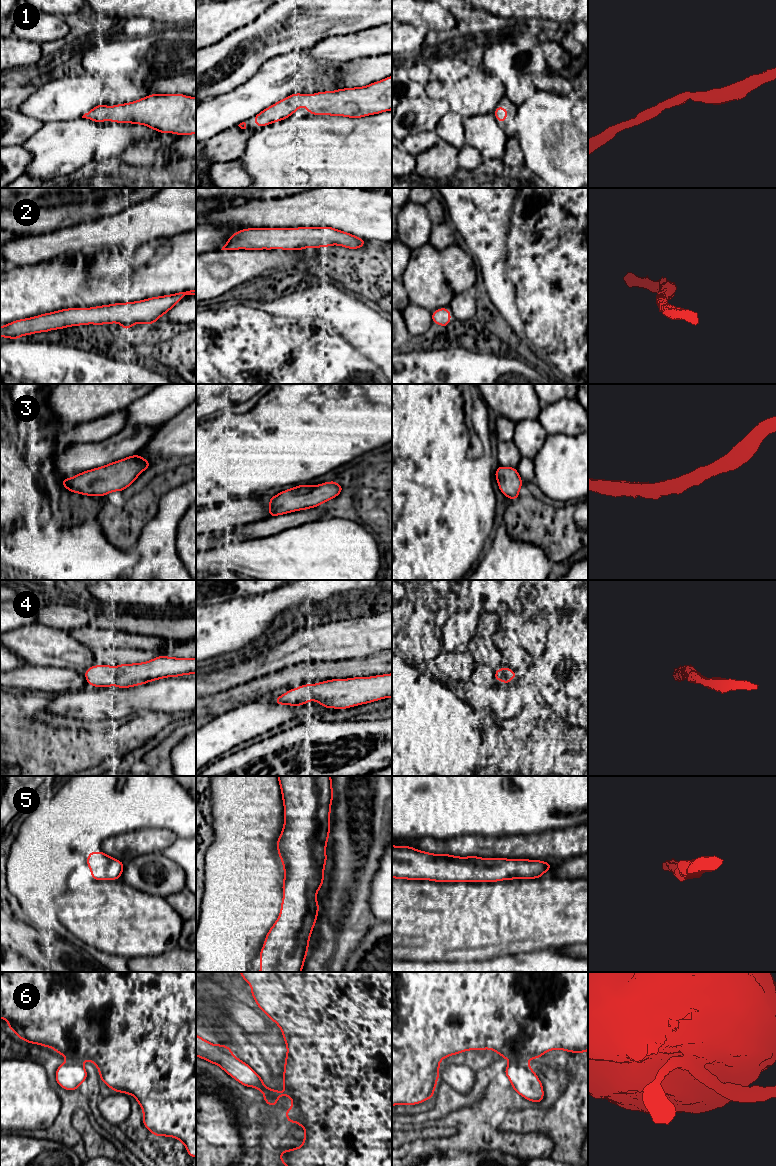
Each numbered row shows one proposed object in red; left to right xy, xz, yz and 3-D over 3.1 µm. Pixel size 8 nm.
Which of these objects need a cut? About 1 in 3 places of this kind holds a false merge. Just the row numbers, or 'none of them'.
6

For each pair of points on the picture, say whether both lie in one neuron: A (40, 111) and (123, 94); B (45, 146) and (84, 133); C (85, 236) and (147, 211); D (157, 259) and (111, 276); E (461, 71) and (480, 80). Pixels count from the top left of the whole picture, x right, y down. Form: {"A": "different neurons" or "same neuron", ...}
{"A": "same neuron", "B": "same neuron", "C": "same neuron", "D": "same neuron", "E": "different neurons"}

